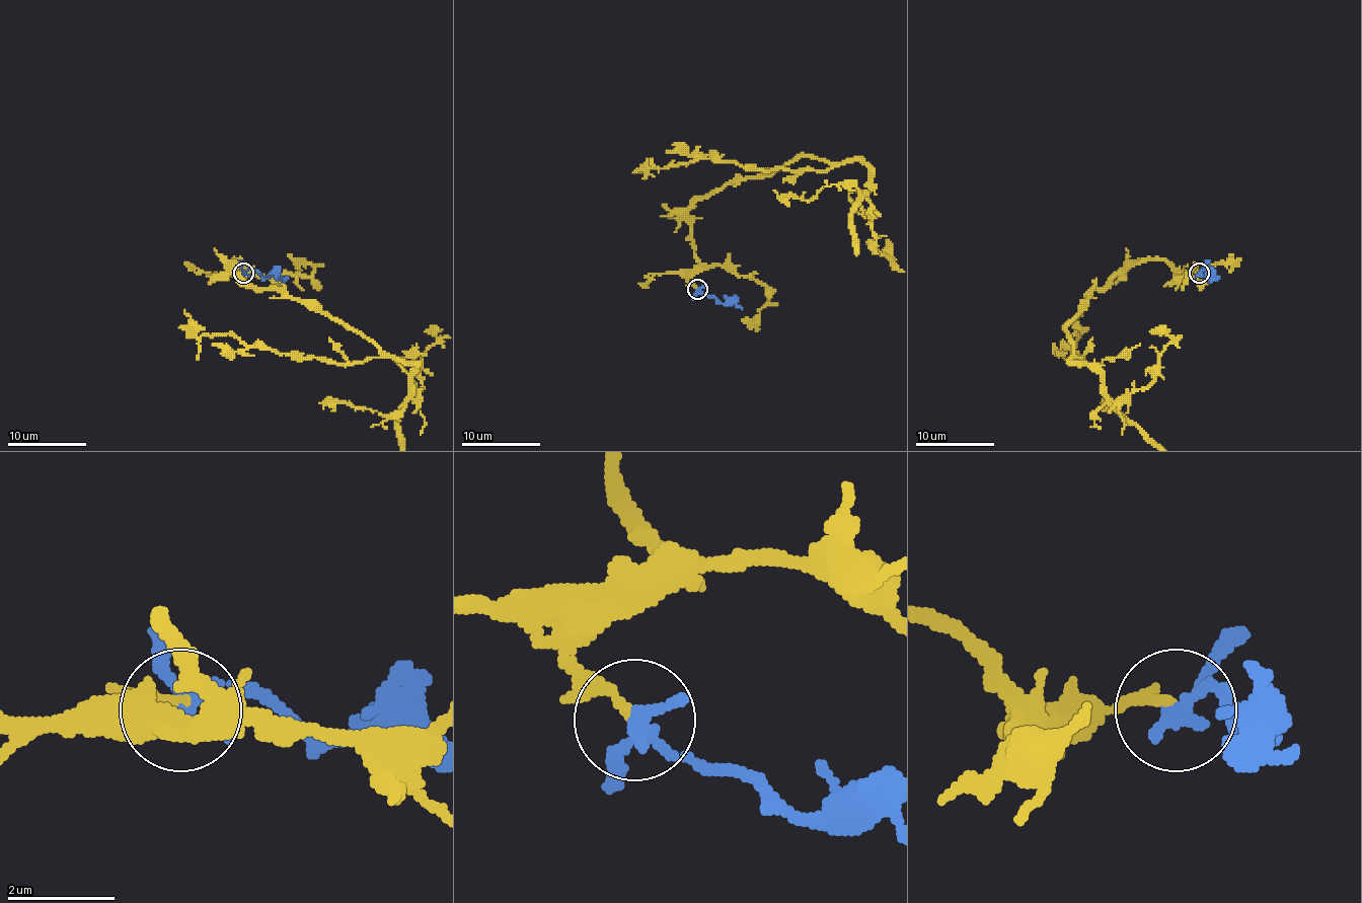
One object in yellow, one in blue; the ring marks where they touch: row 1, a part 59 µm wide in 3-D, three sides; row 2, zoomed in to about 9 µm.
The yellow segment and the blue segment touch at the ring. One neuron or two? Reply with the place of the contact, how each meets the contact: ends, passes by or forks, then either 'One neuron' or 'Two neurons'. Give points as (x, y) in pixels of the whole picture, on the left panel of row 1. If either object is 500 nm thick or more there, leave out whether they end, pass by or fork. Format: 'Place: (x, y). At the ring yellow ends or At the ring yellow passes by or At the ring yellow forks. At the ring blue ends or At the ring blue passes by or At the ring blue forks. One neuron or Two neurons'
Place: (243, 273). At the ring yellow ends. At the ring blue passes by. One neuron

